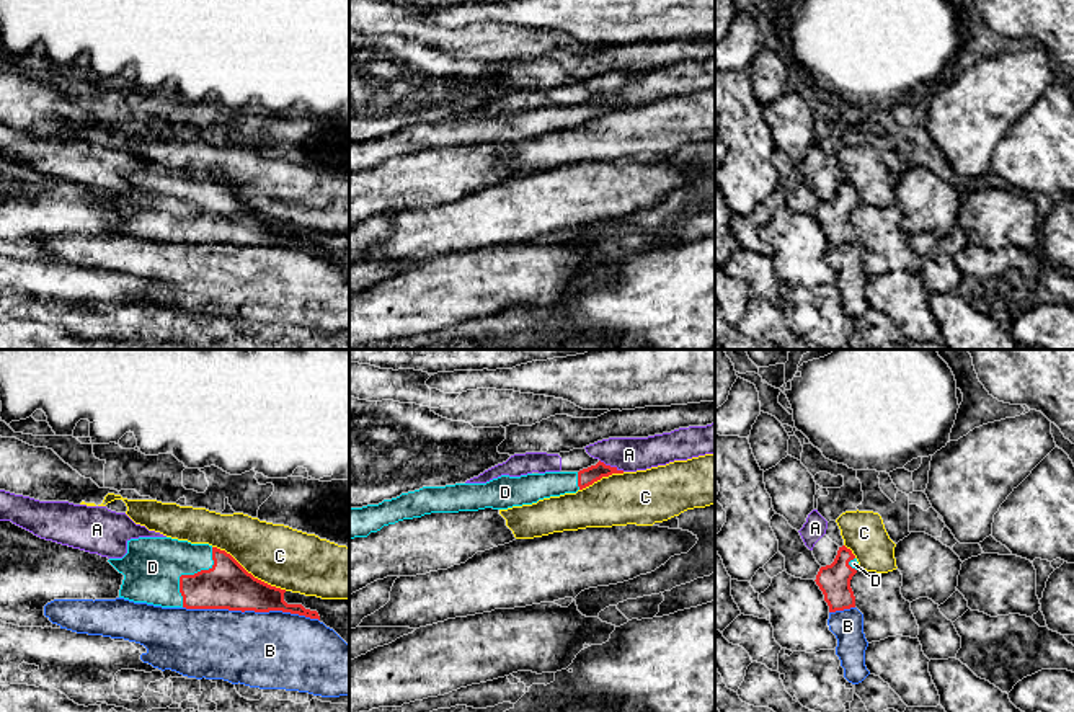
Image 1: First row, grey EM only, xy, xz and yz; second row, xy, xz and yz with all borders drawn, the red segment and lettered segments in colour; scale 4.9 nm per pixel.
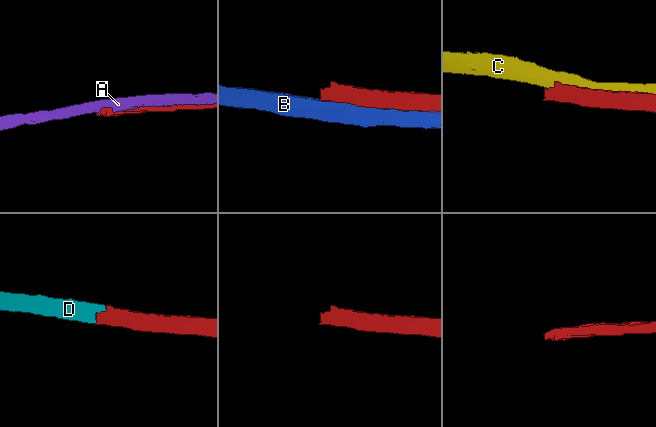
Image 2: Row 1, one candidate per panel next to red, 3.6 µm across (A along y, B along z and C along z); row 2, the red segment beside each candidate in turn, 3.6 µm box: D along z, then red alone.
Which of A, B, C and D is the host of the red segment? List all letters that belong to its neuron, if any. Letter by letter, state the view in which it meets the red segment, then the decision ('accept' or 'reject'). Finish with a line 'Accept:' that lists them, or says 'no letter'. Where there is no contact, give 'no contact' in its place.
A: xz | reject
B: xy | reject
C: xy | reject
D: xy | accept
Accept: D

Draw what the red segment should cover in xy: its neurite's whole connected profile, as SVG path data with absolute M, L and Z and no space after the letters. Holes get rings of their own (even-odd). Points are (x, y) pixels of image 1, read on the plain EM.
M171 171L127 175L122 193L108 194L124 209L119 232L162 242L282 245L318 253L317 245L287 238L286 224L248 207L230 188L209 178Z

